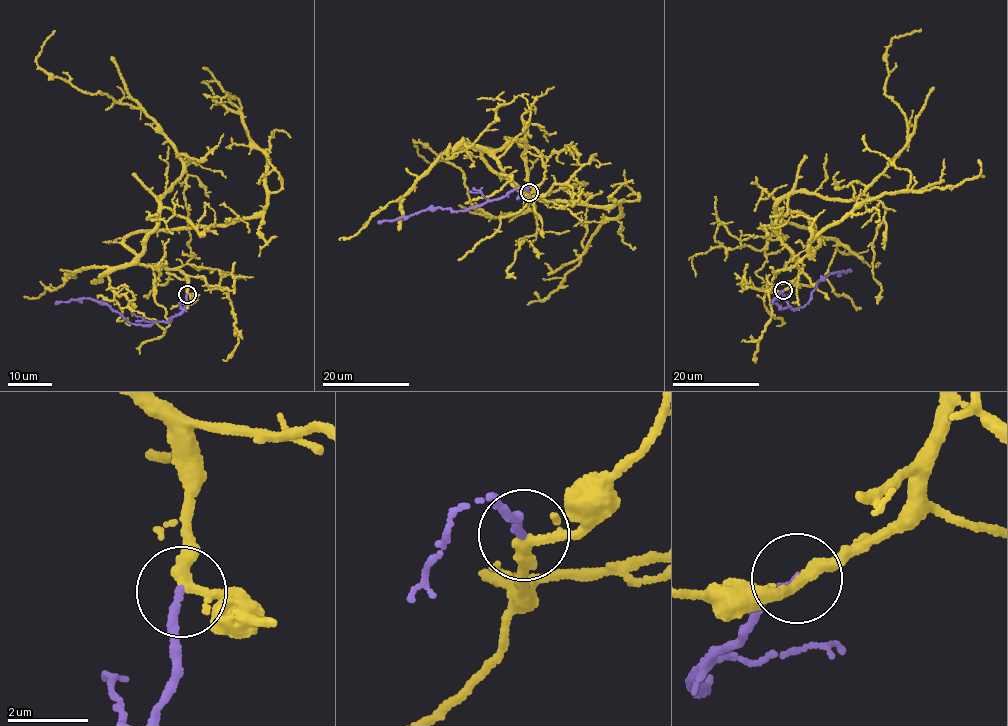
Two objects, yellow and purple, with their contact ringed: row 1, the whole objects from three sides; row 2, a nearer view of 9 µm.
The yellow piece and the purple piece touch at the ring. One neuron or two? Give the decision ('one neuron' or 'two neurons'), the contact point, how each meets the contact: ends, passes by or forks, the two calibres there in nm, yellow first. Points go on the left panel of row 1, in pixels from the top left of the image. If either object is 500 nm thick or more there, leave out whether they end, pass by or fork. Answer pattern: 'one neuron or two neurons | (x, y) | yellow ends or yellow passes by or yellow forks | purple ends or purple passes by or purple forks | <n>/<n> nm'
one neuron | (187, 294) | yellow forks | purple ends | 220/200 nm

